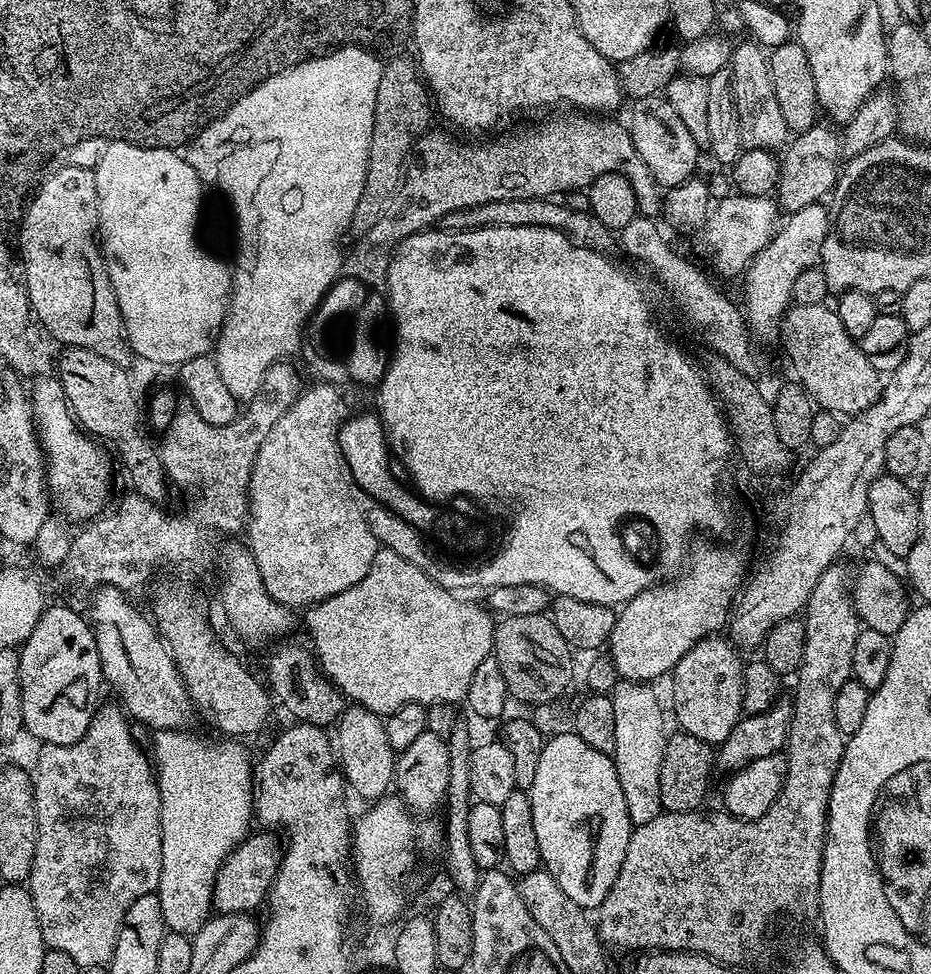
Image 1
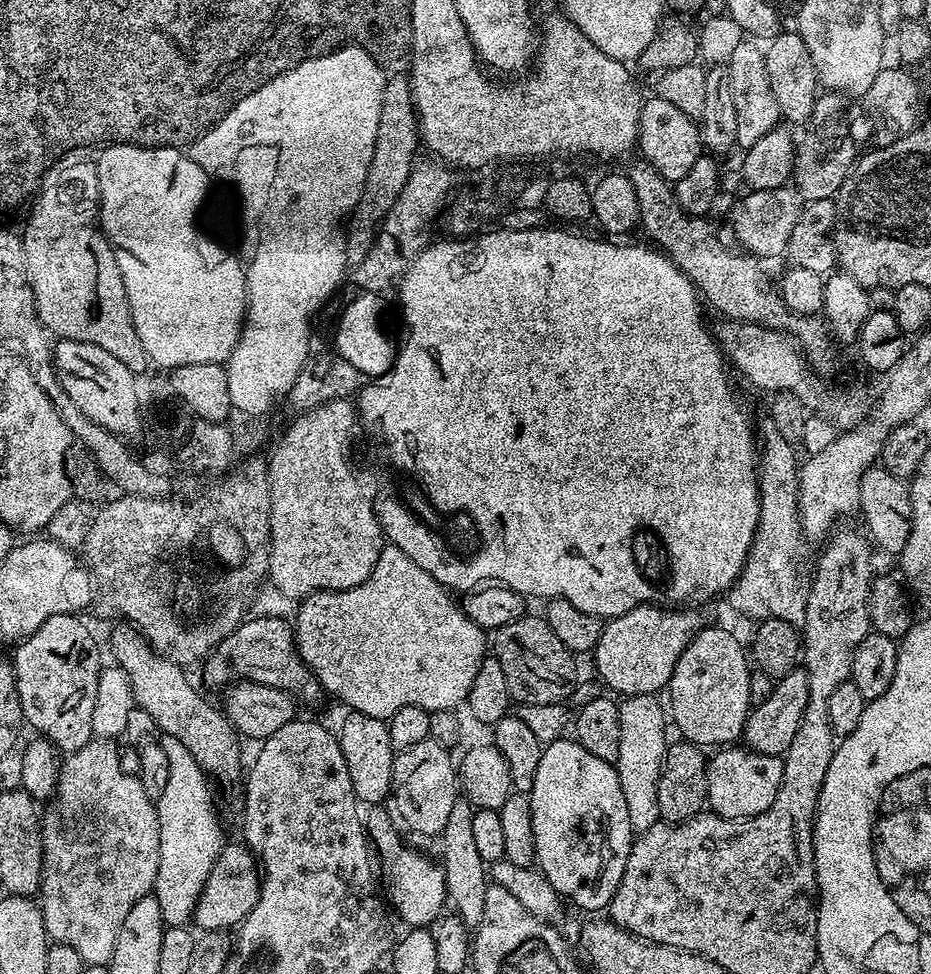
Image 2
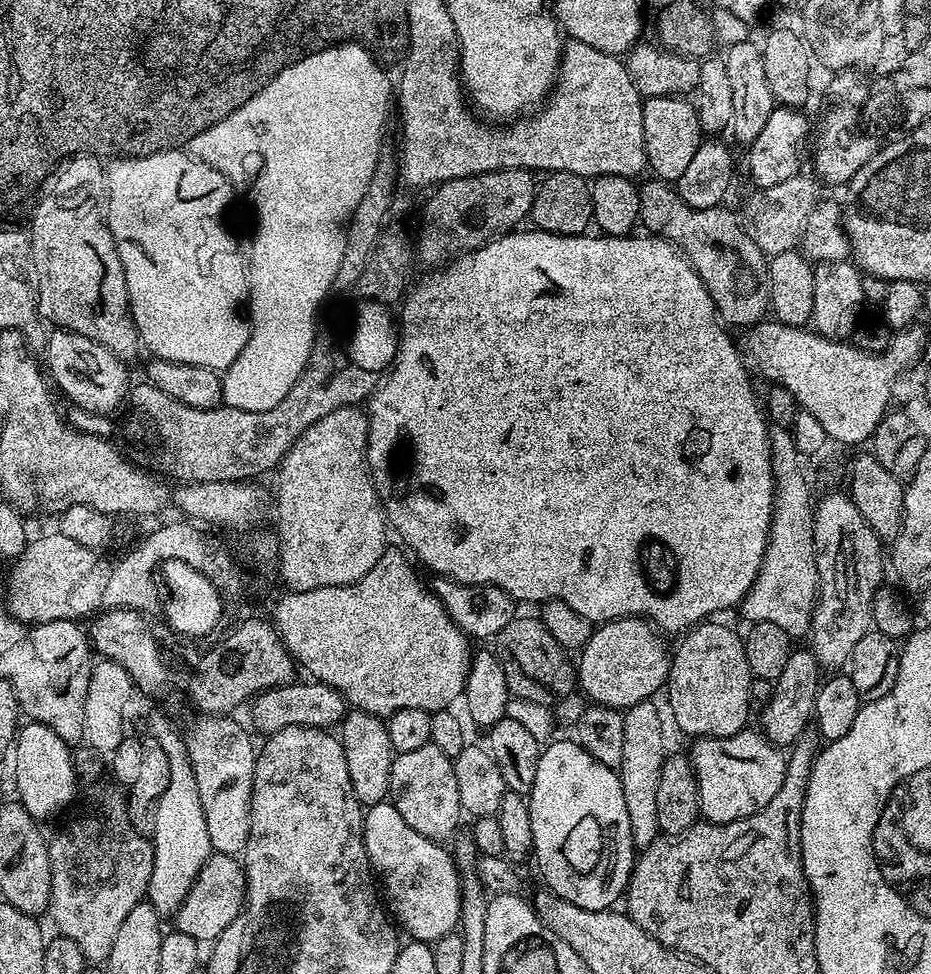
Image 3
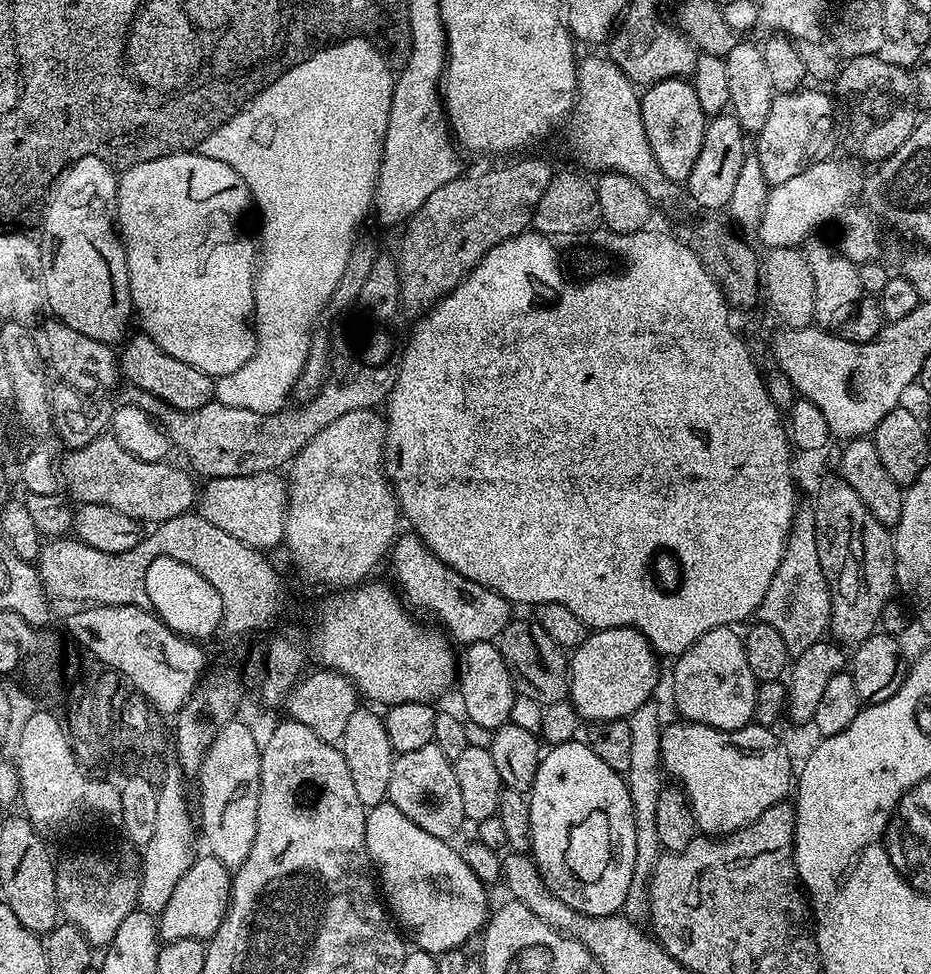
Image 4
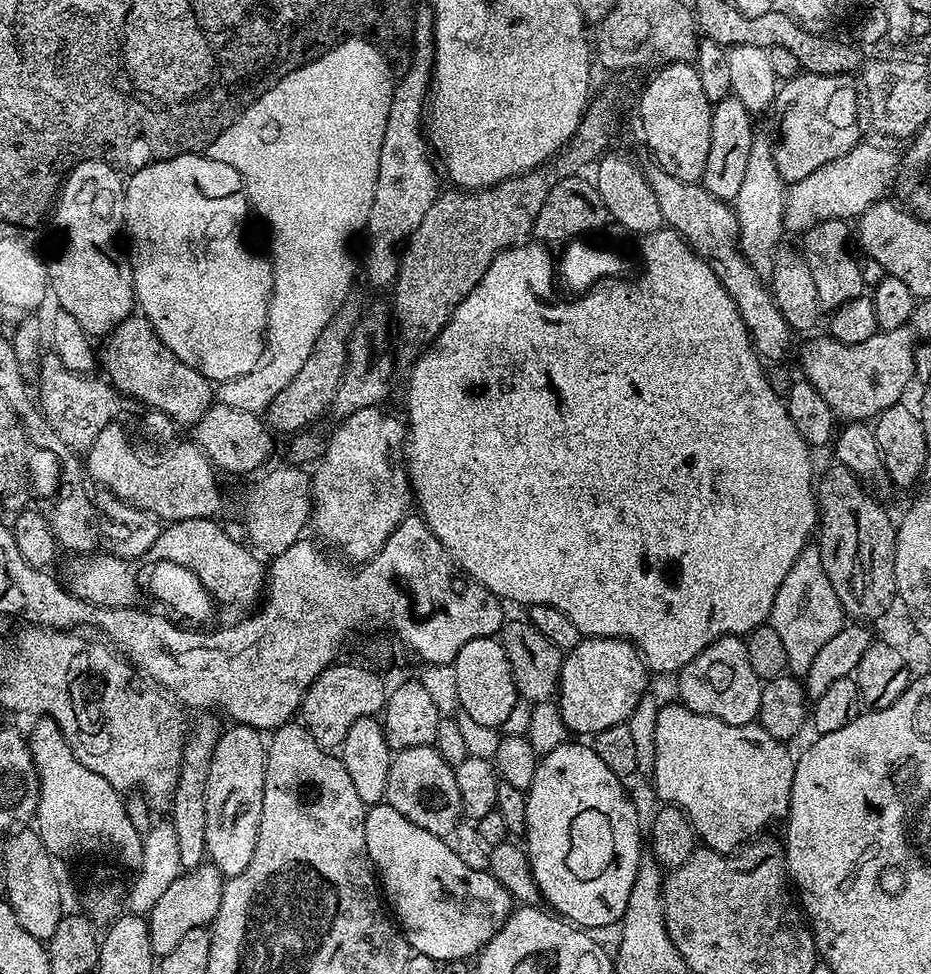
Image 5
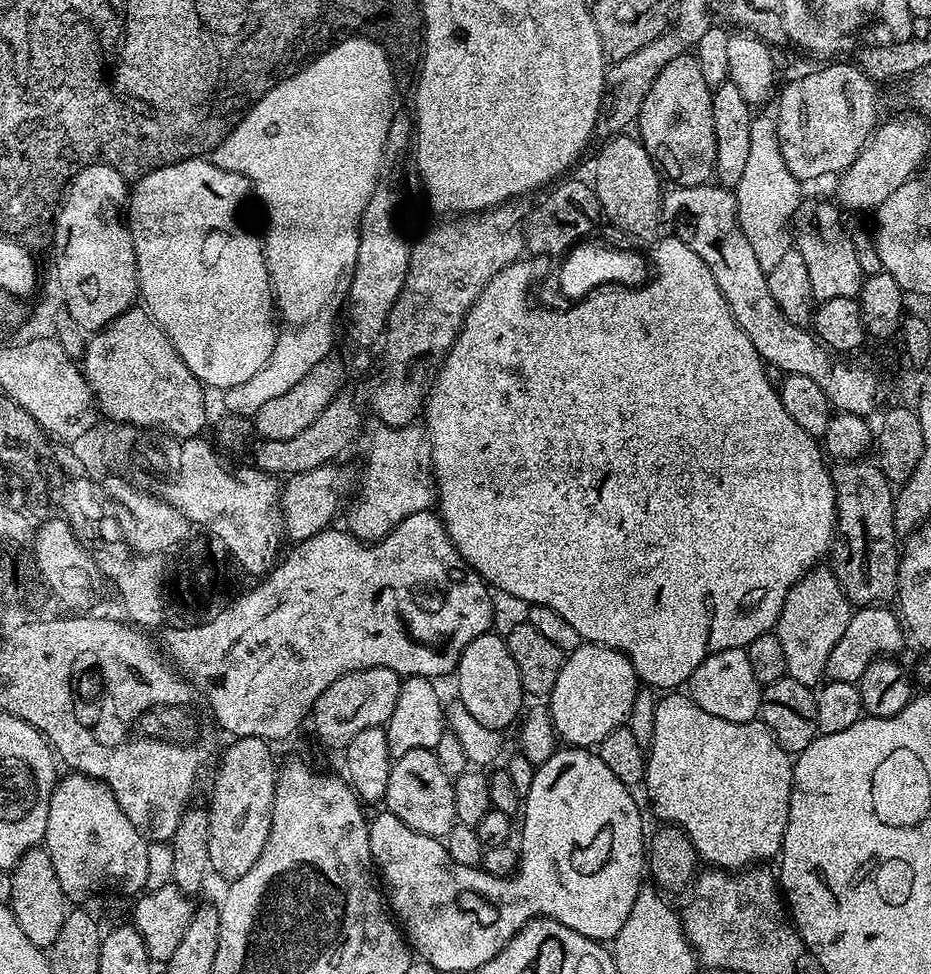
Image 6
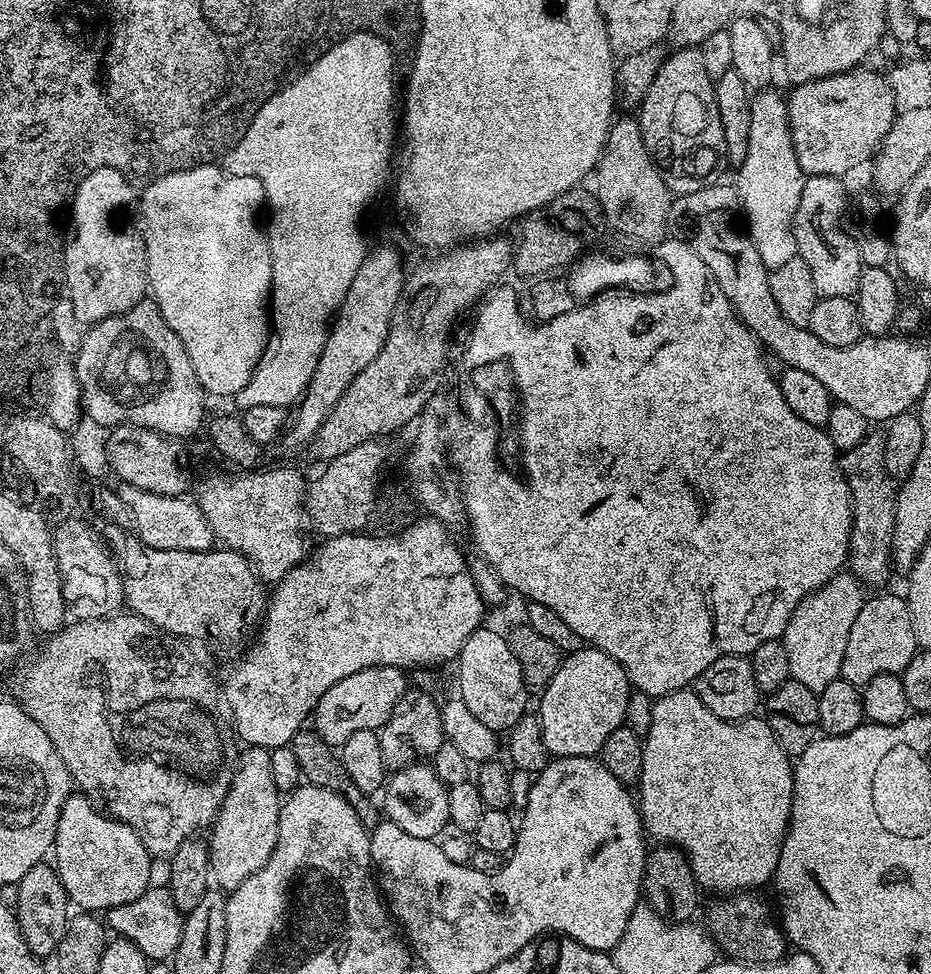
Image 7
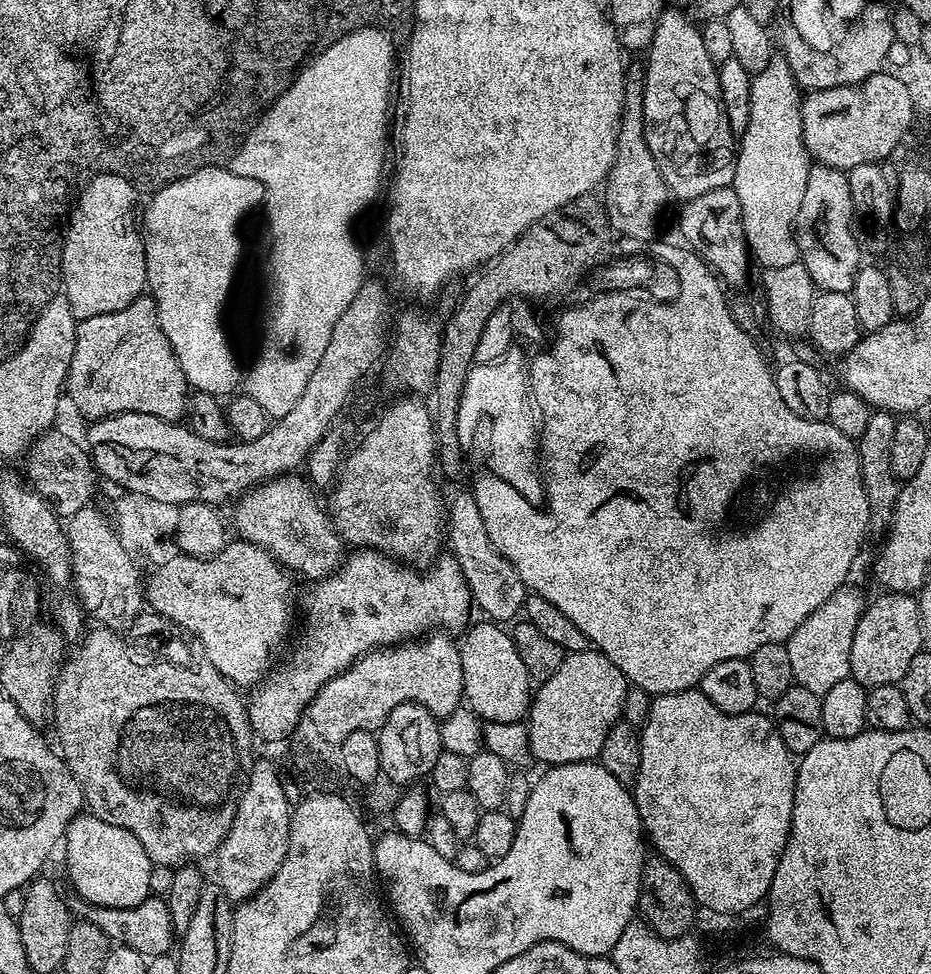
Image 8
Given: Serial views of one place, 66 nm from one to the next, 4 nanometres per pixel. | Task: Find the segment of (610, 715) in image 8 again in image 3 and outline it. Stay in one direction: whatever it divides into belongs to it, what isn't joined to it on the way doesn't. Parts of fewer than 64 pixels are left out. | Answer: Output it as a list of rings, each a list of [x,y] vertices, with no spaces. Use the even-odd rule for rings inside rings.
[[[627,616],[621,620],[607,620],[593,631],[590,642],[579,649],[578,688],[593,704],[607,708],[627,710],[638,703],[651,701],[655,692],[665,687],[668,682],[670,667],[670,648],[664,645],[665,637],[647,619]]]

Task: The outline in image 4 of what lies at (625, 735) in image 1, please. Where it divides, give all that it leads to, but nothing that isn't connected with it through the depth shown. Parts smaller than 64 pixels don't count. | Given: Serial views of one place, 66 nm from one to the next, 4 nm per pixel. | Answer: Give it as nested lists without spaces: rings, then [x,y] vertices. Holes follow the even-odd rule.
[[[655,703],[643,704],[627,717],[630,726],[630,764],[624,773],[628,786],[628,793],[631,796],[632,810],[636,814],[636,857],[634,858],[634,874],[630,878],[630,890],[626,890],[626,902],[622,912],[629,920],[640,922],[648,914],[648,883],[652,877],[652,871],[662,849],[658,842],[657,813],[658,794],[663,787],[664,779],[662,765],[660,762],[661,734],[663,723],[660,724],[660,716]]]

